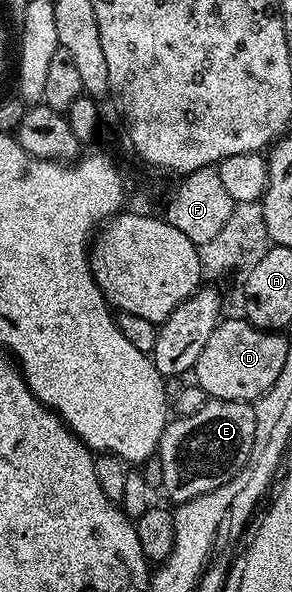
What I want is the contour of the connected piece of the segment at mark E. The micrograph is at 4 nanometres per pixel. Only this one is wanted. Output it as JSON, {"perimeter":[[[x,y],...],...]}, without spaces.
{"perimeter":[[[208,399],[196,415],[174,417],[162,433],[156,454],[163,491],[174,503],[194,503],[205,493],[216,491],[248,462],[255,430],[256,411],[248,401]]]}

